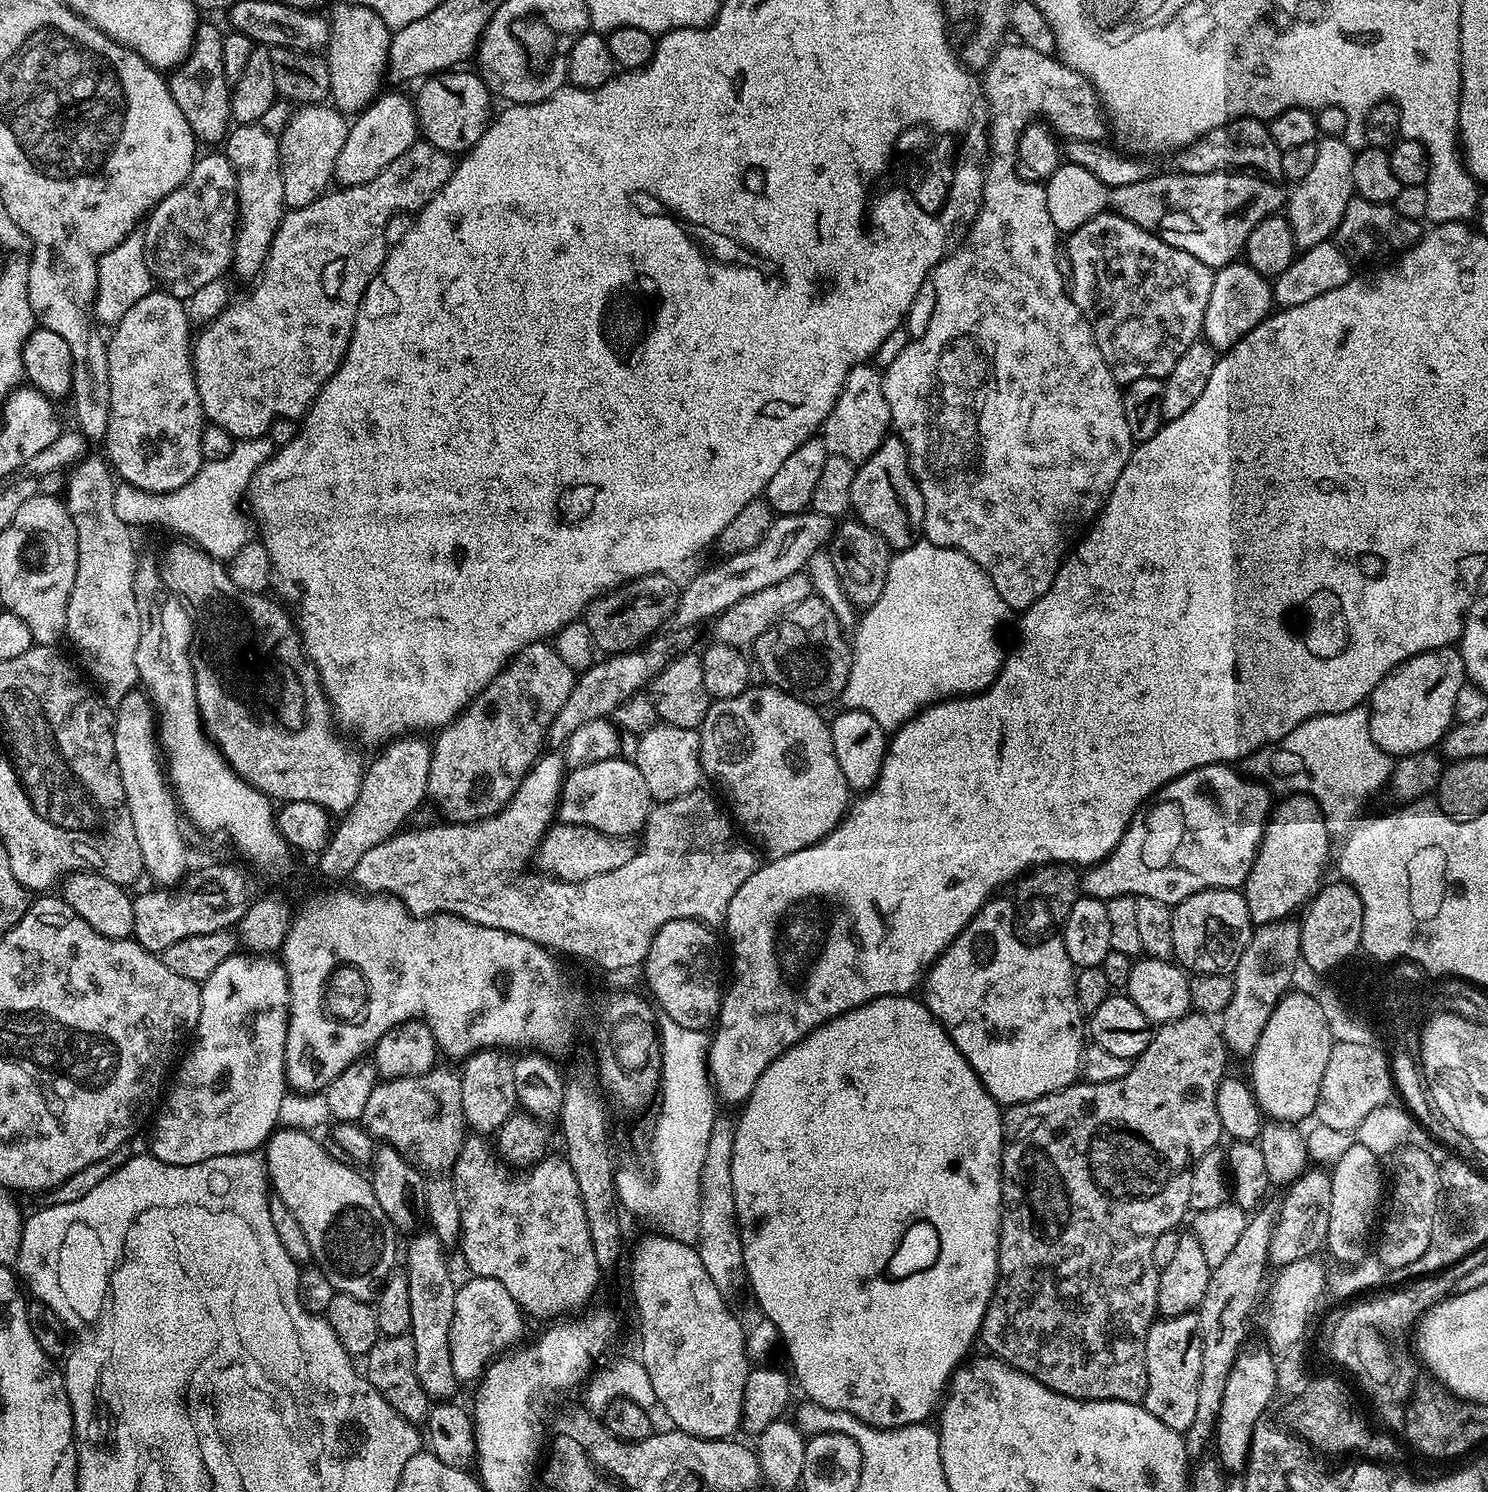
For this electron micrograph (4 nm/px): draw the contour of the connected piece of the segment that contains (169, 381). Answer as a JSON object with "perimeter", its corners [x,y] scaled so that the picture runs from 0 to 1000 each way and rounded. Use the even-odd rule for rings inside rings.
{"perimeter":[[[110,194],[101,195],[97,200],[88,205],[87,208],[75,221],[75,226],[72,226],[73,231],[73,245],[74,245],[74,283],[69,296],[69,300],[73,302],[72,308],[77,317],[83,322],[83,324],[89,324],[99,330],[116,330],[120,327],[124,327],[125,323],[130,319],[137,310],[137,304],[135,302],[135,296],[138,286],[137,275],[133,267],[132,261],[132,251],[129,249],[129,236],[128,235],[128,225],[126,228],[126,209],[124,202],[114,198]]]}

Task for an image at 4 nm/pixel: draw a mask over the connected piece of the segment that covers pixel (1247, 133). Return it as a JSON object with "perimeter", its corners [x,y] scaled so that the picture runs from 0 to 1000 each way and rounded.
{"perimeter":[[[833,78],[831,80],[828,80],[821,85],[817,85],[815,88],[812,88],[807,93],[803,94],[796,100],[794,100],[790,106],[791,113],[797,116],[816,116],[825,115],[826,113],[829,114],[842,114],[847,117],[858,119],[861,115],[861,100],[856,96],[856,92],[853,90],[851,82],[846,78]]]}

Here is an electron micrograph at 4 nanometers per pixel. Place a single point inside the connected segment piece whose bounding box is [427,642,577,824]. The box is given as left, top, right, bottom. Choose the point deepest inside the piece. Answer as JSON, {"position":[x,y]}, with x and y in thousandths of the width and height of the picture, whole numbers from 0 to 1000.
{"position":[321,511]}

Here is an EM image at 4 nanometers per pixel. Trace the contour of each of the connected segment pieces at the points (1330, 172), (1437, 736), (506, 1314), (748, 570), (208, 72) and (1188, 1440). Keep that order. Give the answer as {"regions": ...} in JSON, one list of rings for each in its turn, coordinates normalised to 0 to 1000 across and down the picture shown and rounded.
{"regions":[[[[889,92],[885,96],[885,107],[877,119],[872,121],[864,134],[864,147],[872,167],[876,168],[893,160],[901,150],[902,143],[911,131],[909,113],[911,102],[901,92]]],[[[964,434],[939,445],[921,467],[919,486],[923,497],[936,508],[948,507],[950,503],[964,502],[970,495],[972,487],[976,485],[976,468],[982,458],[983,440],[978,436]]],[[[317,855],[313,861],[310,860],[305,870],[305,886],[302,894],[302,912],[305,913],[307,926],[322,926],[327,915],[337,908],[346,904],[352,895],[352,885],[353,880],[337,859]]],[[[541,342],[530,346],[522,345],[509,366],[485,375],[485,378],[469,384],[462,392],[457,394],[457,403],[452,412],[451,420],[462,421],[470,419],[469,417],[483,413],[499,401],[515,393],[520,393],[520,390],[526,390],[526,387],[531,387],[531,385],[541,383],[546,373],[550,371],[560,359],[560,349],[555,345]]],[[[132,15],[132,25],[126,38],[112,52],[114,63],[117,68],[120,68],[120,74],[122,74],[125,82],[128,82],[128,87],[135,97],[150,97],[157,83],[155,54],[152,52],[152,47],[149,47],[150,25],[151,21],[144,17]]],[[[847,809],[839,817],[837,824],[835,824],[829,839],[821,845],[821,849],[815,851],[815,856],[810,862],[809,871],[806,873],[806,893],[808,894],[808,921],[805,924],[805,942],[802,953],[795,960],[796,968],[799,977],[806,977],[813,973],[817,962],[819,948],[821,945],[821,937],[824,934],[824,926],[831,910],[837,903],[836,895],[839,893],[839,881],[844,877],[847,863],[849,861],[849,852],[853,850],[852,838],[855,832],[855,822],[858,819],[858,812]]]]}

